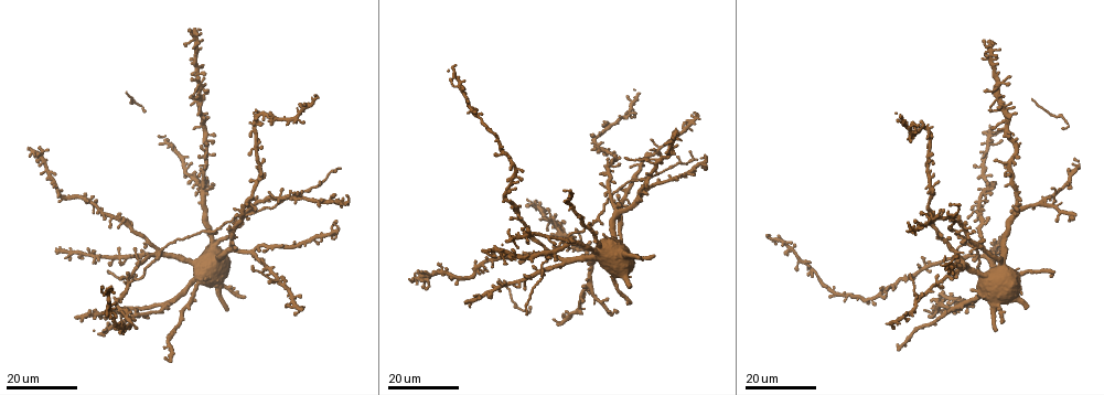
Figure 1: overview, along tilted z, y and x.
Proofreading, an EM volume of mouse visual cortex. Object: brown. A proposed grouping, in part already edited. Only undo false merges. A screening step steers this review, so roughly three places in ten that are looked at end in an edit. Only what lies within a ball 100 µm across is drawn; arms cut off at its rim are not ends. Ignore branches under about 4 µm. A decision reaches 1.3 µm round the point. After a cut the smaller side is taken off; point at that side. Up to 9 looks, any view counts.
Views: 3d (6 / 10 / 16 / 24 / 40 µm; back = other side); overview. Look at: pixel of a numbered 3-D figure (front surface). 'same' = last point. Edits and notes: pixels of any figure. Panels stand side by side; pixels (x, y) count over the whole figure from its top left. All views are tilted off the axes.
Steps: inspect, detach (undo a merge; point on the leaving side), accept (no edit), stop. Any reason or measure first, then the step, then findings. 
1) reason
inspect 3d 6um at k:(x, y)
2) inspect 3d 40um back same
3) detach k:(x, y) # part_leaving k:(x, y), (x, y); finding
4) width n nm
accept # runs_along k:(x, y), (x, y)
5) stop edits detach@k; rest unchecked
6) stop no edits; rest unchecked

looks like a crossing
inspect 3d 24um at 1:(153, 254)

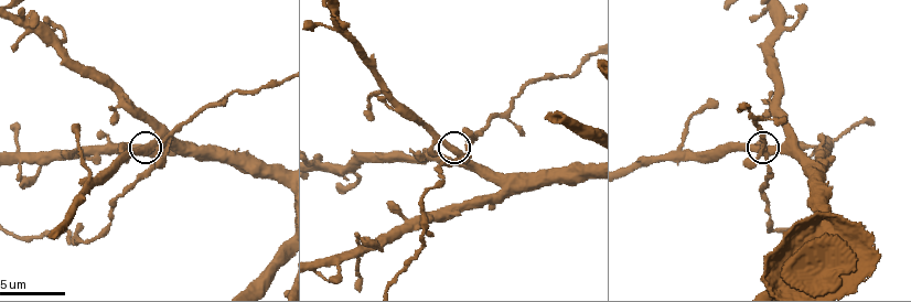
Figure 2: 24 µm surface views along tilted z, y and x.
zoom in
inspect 3d 10um at 2:(461, 152)

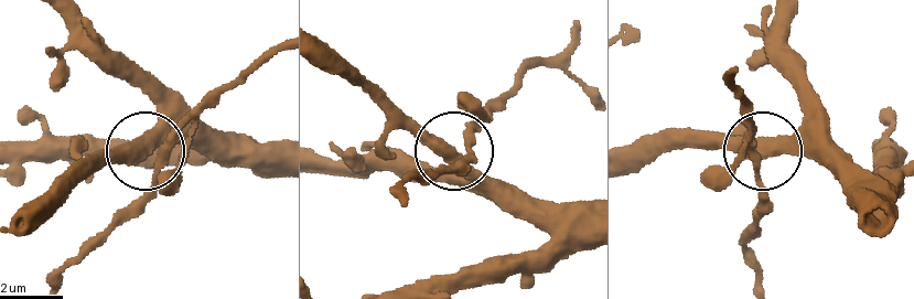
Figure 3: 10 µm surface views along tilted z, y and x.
arms 4
accept # continuous, no second neuron

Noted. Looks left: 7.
branch point
inspect 3d 24um at 1:(654, 160)

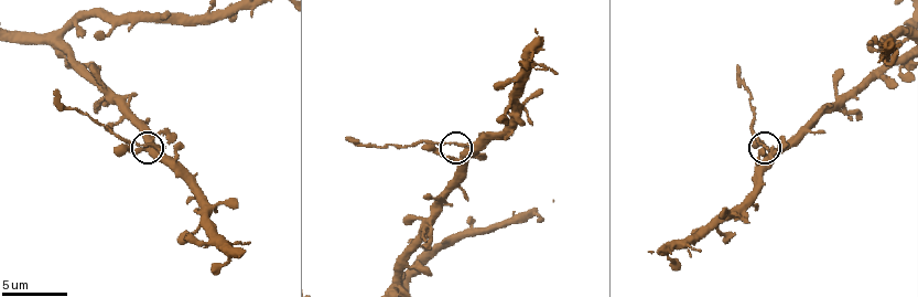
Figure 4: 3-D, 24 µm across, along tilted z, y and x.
inspect 3d 6um at 4:(153, 146)

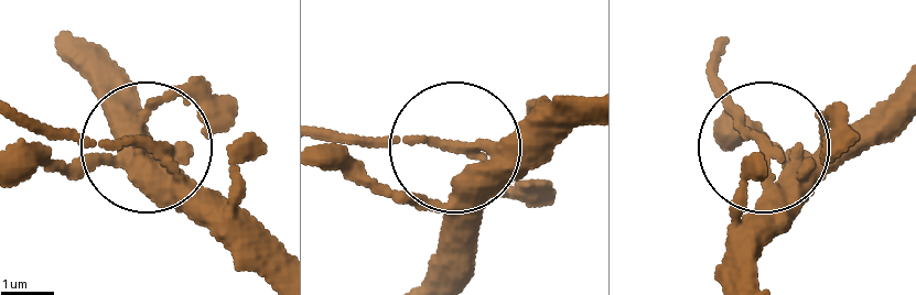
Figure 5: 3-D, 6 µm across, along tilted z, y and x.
width 190 nm
detach 5:(100, 143) # part_leaving 5:(173, 165), (15, 121); two neurons meet here

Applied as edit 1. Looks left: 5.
see it whole again
inspect overview

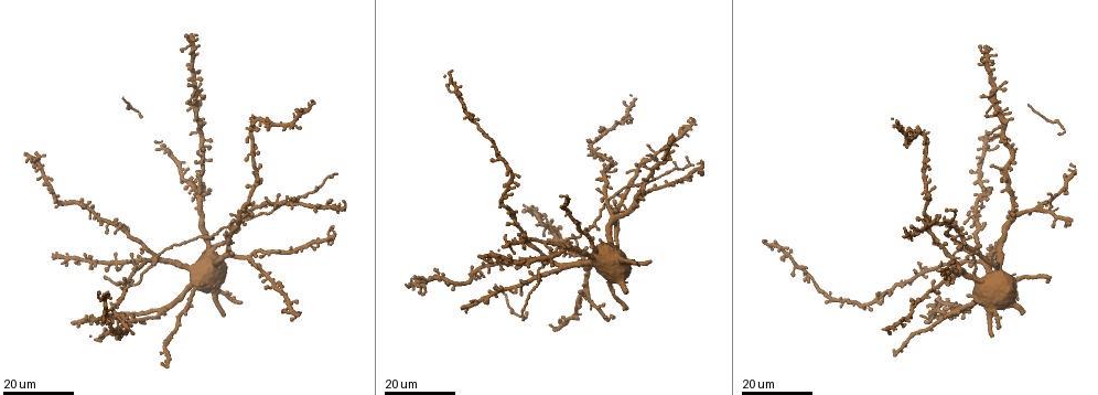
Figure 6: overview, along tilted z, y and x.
branch point
inspect 3d 24um at 6:(133, 267)

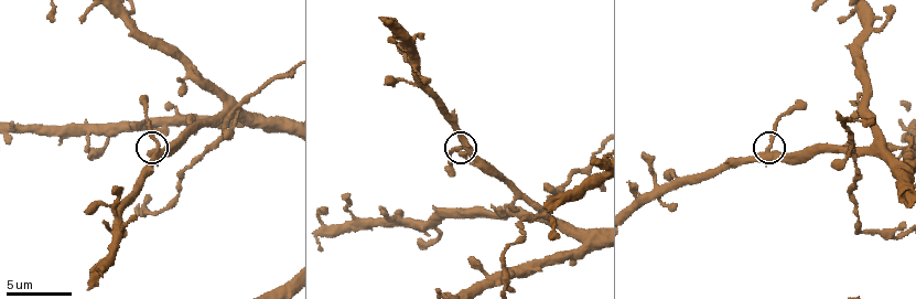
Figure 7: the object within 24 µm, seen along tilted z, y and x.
inspect 3d 6um at 7:(768, 149)

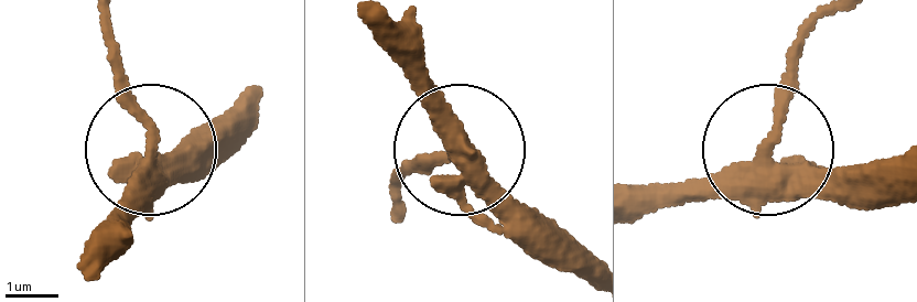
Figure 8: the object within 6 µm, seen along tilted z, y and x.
arms 3
accept # continuous, no second neuron

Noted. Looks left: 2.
four-way junction
inspect 3d 24um at 6:(586, 291)

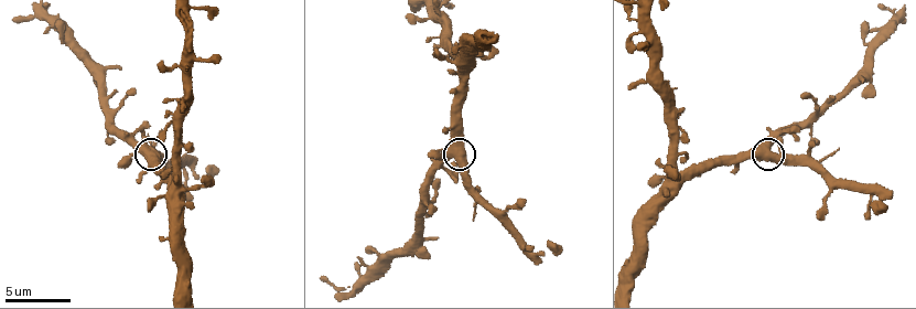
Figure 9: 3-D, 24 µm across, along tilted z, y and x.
inspect 3d 6um at 9:(767, 149)

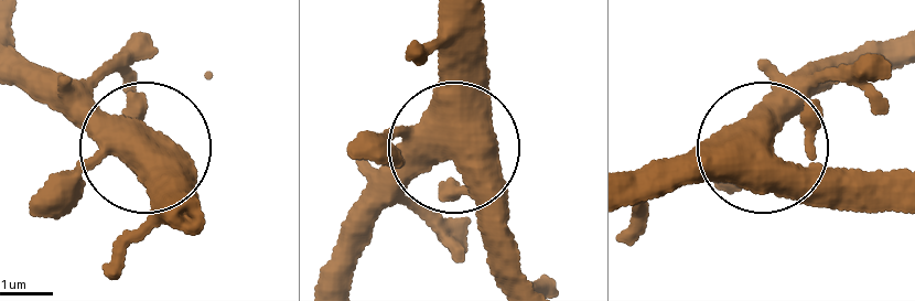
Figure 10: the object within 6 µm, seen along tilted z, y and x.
width 500 nm
accept # runs_along 10:(627, 207), (730, 150), (882, 170); continuous, no second neuron

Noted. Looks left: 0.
stop edits detach@5; rest unchecked

